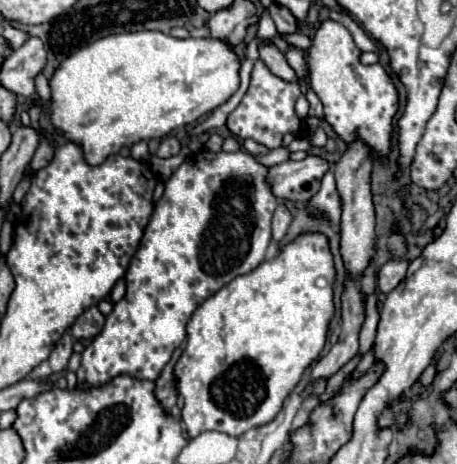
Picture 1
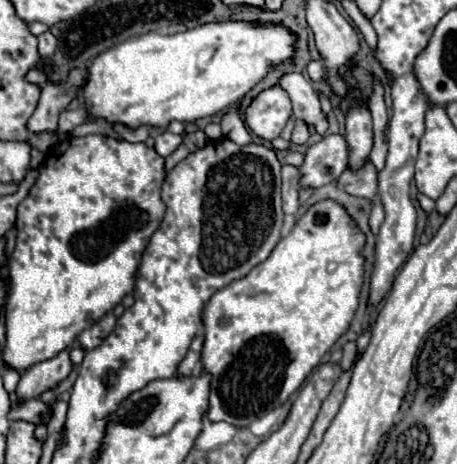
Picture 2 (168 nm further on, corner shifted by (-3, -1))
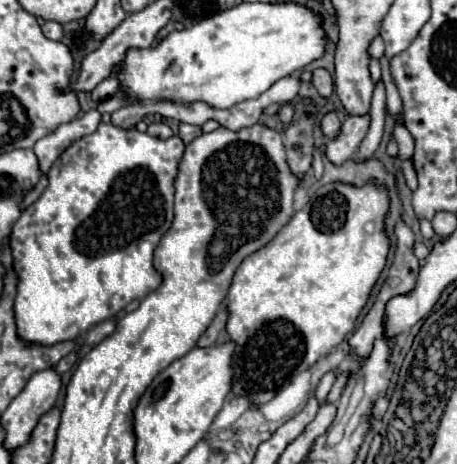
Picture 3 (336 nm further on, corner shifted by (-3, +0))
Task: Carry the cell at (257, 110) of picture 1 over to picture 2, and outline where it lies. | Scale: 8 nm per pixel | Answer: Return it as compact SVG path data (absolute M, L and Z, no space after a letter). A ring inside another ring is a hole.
M281 86L261 92L245 112L247 126L263 140L279 138L291 116L291 100Z

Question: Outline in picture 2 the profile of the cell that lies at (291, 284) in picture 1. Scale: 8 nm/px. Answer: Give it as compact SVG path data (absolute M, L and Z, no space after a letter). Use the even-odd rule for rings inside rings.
M325 198L325 200L315 202L313 206L309 206L309 210L295 222L293 230L285 238L279 240L279 244L275 246L275 250L269 254L267 260L257 264L247 276L243 276L239 280L233 280L227 288L221 288L219 292L215 292L215 296L209 300L209 304L203 310L205 344L203 344L203 352L201 352L203 354L203 370L213 376L213 380L211 380L211 396L209 396L209 410L207 410L207 418L209 420L213 420L213 422L225 420L229 424L235 424L237 428L249 426L255 418L259 418L261 408L263 408L263 414L267 414L269 410L281 406L305 382L305 378L311 374L311 370L319 366L321 358L331 350L331 346L351 326L351 320L353 320L357 304L359 304L359 292L361 292L363 274L365 274L363 246L365 246L365 234L359 230L357 222L347 214L347 210L339 202L335 202L331 198Z

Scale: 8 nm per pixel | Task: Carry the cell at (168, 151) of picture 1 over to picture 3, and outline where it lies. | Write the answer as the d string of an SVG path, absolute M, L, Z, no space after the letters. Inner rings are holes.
M153 123L153 125L149 125L147 133L149 133L149 135L153 135L153 137L159 137L159 139L169 139L169 137L173 135L171 127L169 127L169 125L165 125L165 123Z

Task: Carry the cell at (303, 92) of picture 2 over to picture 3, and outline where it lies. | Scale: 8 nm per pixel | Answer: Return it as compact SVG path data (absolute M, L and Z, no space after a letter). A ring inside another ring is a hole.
M329 111L329 113L323 115L323 119L321 119L321 131L325 133L325 137L329 137L329 139L335 137L339 133L339 127L341 127L341 123L339 123L339 119L337 119L337 115L333 111Z

